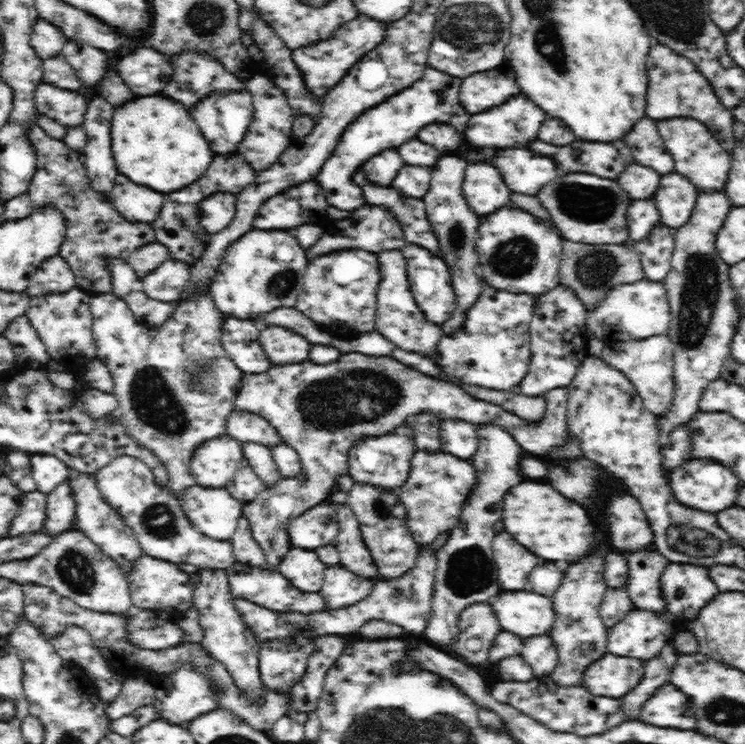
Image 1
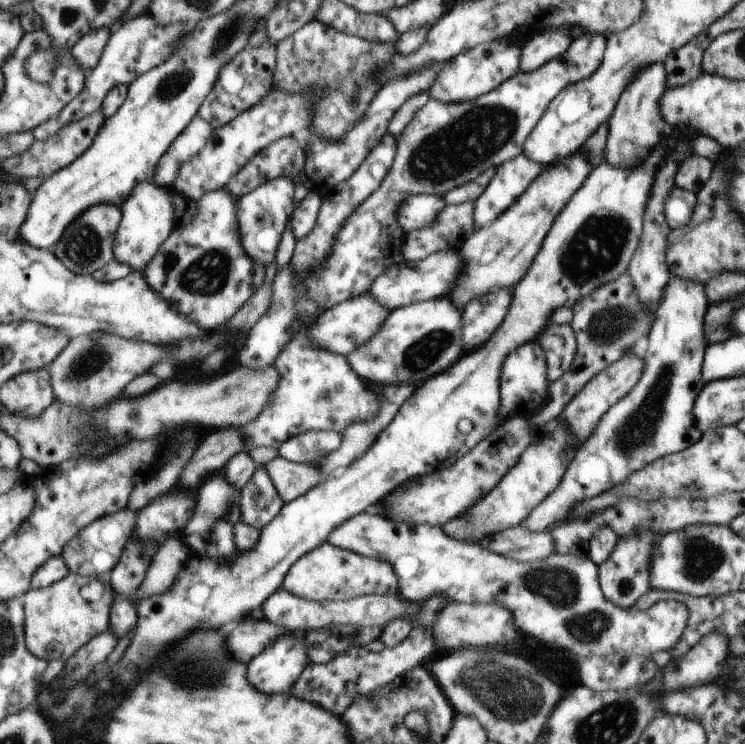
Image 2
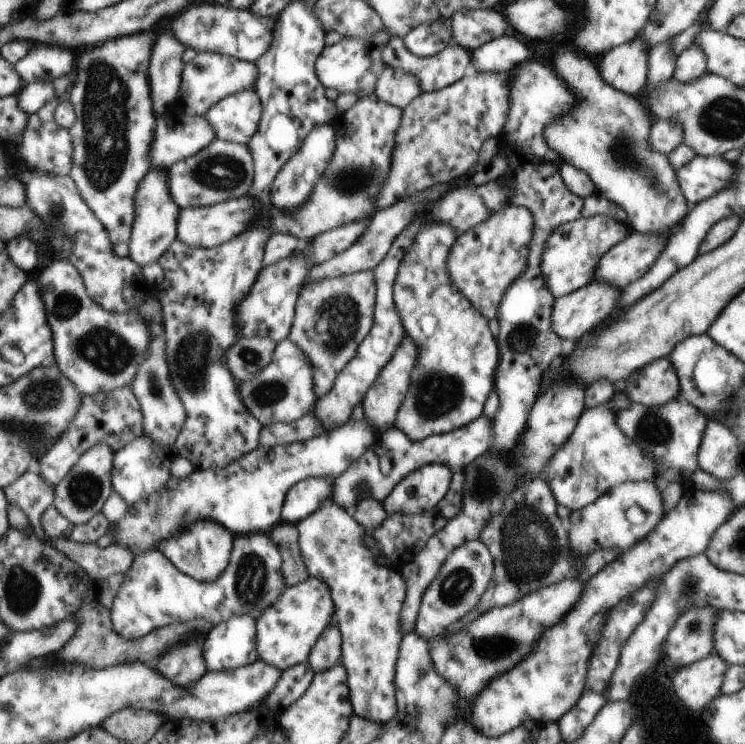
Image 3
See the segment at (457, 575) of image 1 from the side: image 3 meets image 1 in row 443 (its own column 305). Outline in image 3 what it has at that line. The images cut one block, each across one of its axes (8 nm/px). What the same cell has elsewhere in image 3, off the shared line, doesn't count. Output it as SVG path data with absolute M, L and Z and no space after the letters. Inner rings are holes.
M321 476L307 477L296 482L284 498L283 508L280 509L280 522L295 524L301 518L307 518L315 512L319 502L329 496L329 492L331 480Z

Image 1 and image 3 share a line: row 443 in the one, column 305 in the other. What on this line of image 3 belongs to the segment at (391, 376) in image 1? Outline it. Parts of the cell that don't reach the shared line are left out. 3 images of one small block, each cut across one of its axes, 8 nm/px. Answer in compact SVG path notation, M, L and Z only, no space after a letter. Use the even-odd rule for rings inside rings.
M372 270L302 285L288 339L296 343L312 363L316 398L332 389L343 366L353 358L357 345L368 335L373 322L374 292ZM331 498L321 502L321 510L315 510L307 518L294 524L299 531L298 546L302 562L307 566L308 576L322 579L329 587L332 601L335 603L335 617L340 638L343 641L340 663L348 676L348 692L351 695L352 710L359 718L384 725L396 716L396 687L394 670L398 646L402 637L399 626L399 610L405 596L405 582L397 569L379 566L373 562L373 556L365 542L361 542L363 528Z

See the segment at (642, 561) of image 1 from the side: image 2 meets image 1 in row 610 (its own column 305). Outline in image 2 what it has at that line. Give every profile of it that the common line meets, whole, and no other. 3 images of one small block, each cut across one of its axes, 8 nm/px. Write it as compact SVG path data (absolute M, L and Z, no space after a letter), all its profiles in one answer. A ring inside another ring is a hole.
M285 635L246 664L249 684L263 694L289 693L306 665L307 650L301 638Z

